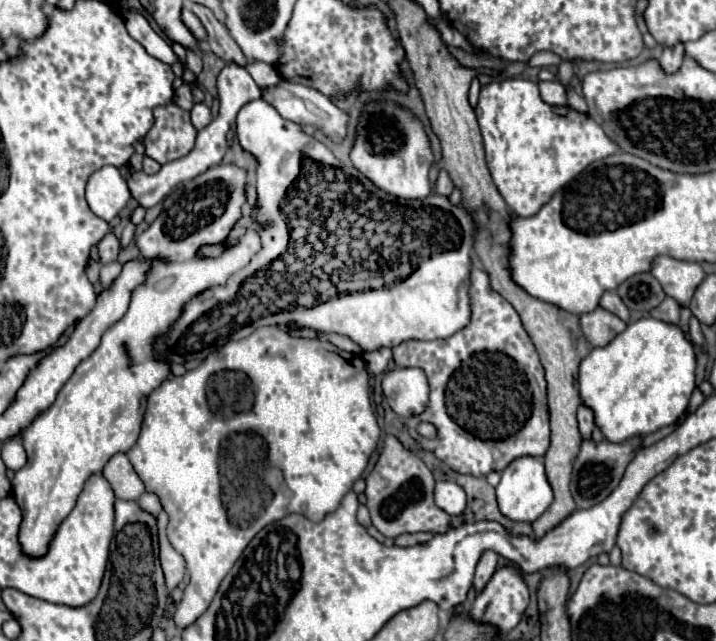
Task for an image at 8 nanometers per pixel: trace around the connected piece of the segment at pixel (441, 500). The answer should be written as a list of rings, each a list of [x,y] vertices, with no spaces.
[[[439,481],[435,487],[435,503],[449,515],[461,515],[467,507],[467,495],[457,483]]]

